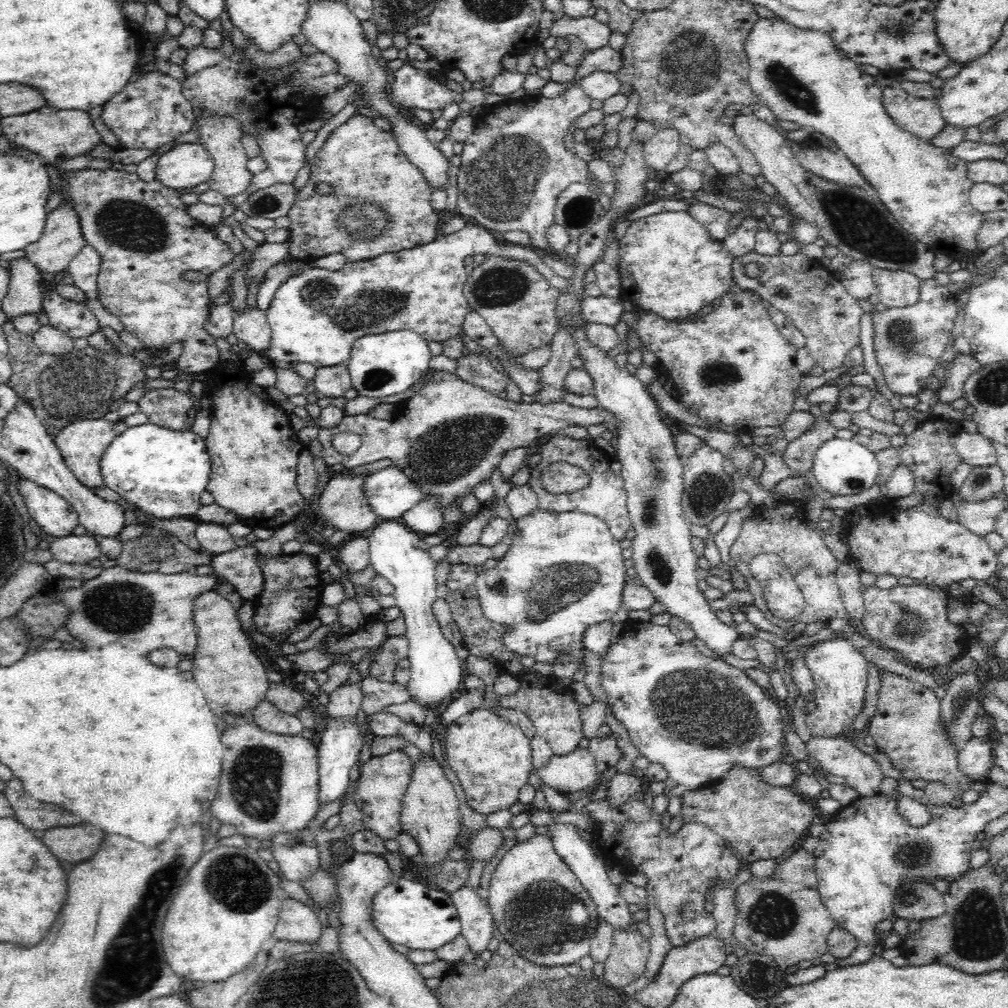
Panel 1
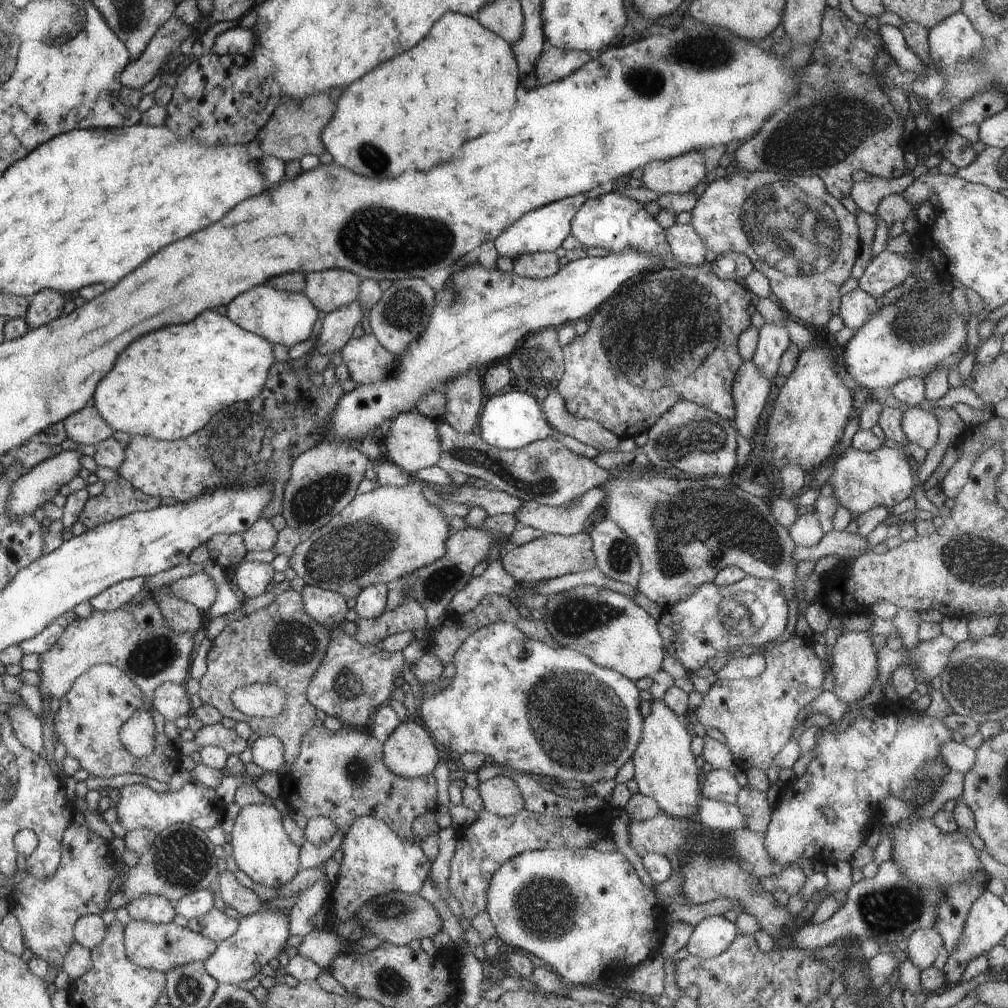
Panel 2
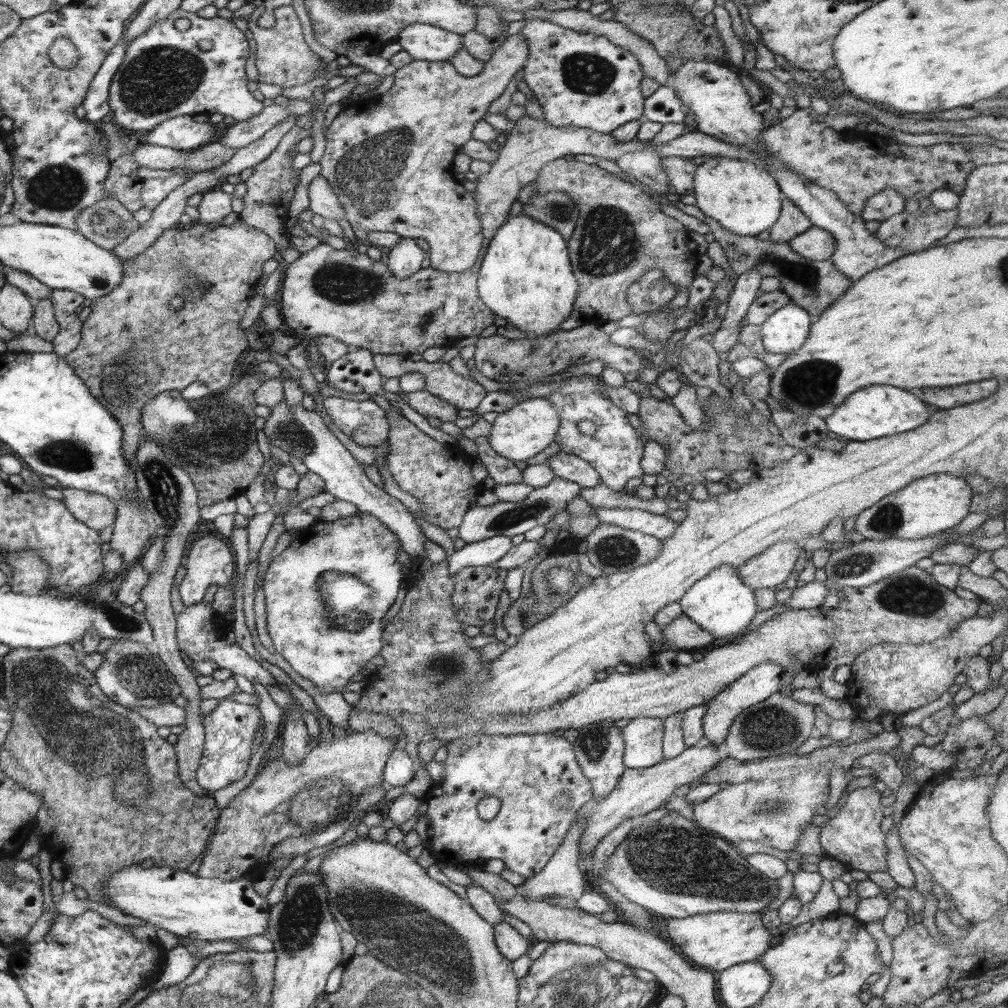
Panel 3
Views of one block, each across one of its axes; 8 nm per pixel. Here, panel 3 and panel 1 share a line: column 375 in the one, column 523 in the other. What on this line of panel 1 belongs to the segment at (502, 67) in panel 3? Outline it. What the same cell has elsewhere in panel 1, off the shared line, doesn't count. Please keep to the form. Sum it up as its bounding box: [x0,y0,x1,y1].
[456,88,604,252]

